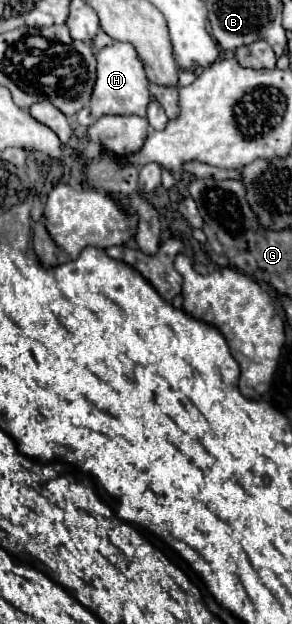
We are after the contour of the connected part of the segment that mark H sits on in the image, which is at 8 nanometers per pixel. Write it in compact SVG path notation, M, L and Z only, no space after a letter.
M116 41L110 47L104 47L96 55L98 69L96 69L96 85L90 99L92 117L100 119L102 115L138 115L146 117L146 107L152 99L148 89L148 77L138 59L138 53L130 43Z

